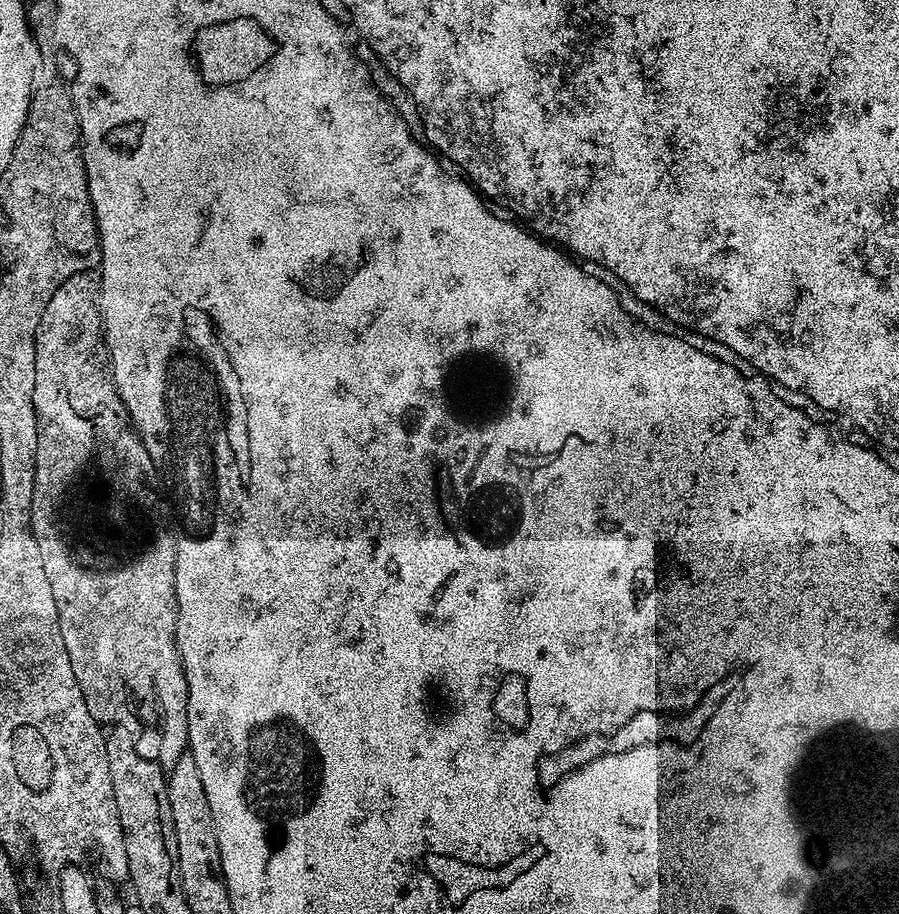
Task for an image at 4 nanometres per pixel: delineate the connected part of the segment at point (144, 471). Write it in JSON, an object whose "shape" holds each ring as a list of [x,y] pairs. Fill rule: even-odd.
{"shape":[[[79,272],[58,290],[46,302],[46,310],[42,310],[42,322],[36,335],[36,357],[34,358],[34,410],[40,425],[38,450],[36,451],[36,477],[34,478],[34,498],[32,499],[32,529],[38,542],[38,550],[42,553],[42,566],[46,570],[46,579],[50,581],[50,590],[54,594],[54,602],[58,606],[58,618],[62,626],[62,642],[66,642],[66,650],[70,654],[70,666],[74,666],[74,678],[78,678],[78,686],[86,698],[86,710],[95,720],[103,721],[108,712],[108,703],[124,704],[124,712],[133,716],[144,729],[138,732],[140,753],[148,760],[155,760],[161,768],[170,770],[188,750],[188,687],[186,674],[178,654],[176,645],[176,538],[177,529],[174,520],[168,517],[168,508],[164,500],[152,489],[148,481],[148,468],[153,467],[150,454],[140,440],[140,435],[132,427],[128,411],[112,381],[108,345],[104,343],[102,325],[100,323],[100,281],[92,272]]]}

